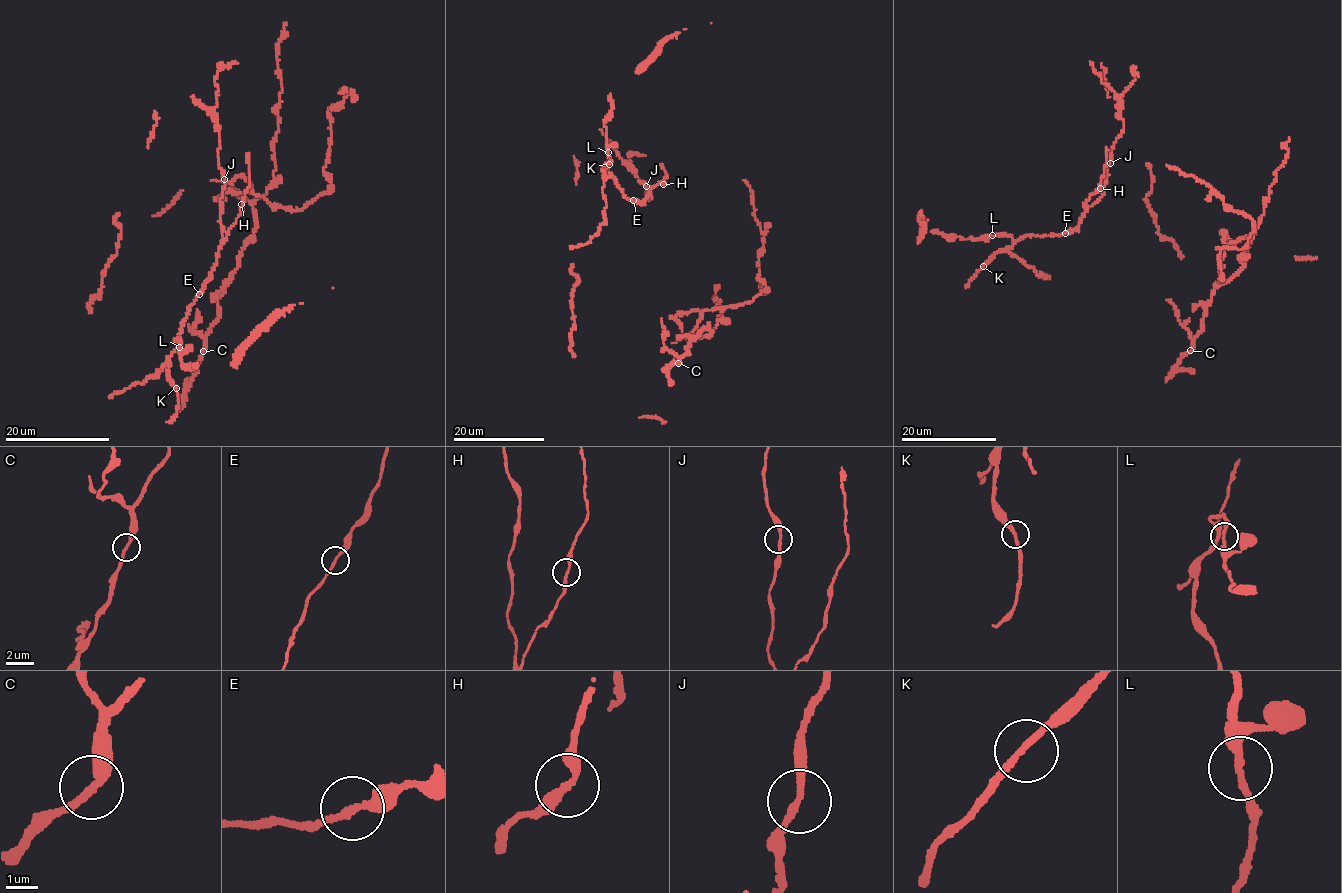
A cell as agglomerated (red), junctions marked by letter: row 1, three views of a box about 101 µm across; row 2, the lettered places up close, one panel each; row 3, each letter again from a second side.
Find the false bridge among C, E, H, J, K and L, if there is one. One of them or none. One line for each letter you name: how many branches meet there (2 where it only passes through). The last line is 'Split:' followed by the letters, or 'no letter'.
Split: no letter

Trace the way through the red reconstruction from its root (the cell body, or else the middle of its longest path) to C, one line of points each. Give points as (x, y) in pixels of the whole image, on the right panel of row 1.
C: (1233, 209), (1253, 232), (1245, 247), (1221, 249), (1219, 280), (1226, 245), (1253, 241), (1206, 304), (1191, 350)

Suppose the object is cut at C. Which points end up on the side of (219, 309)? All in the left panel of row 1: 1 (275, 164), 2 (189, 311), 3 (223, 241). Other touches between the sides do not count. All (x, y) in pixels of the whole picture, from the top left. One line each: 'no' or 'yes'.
1: yes
2: no
3: no

